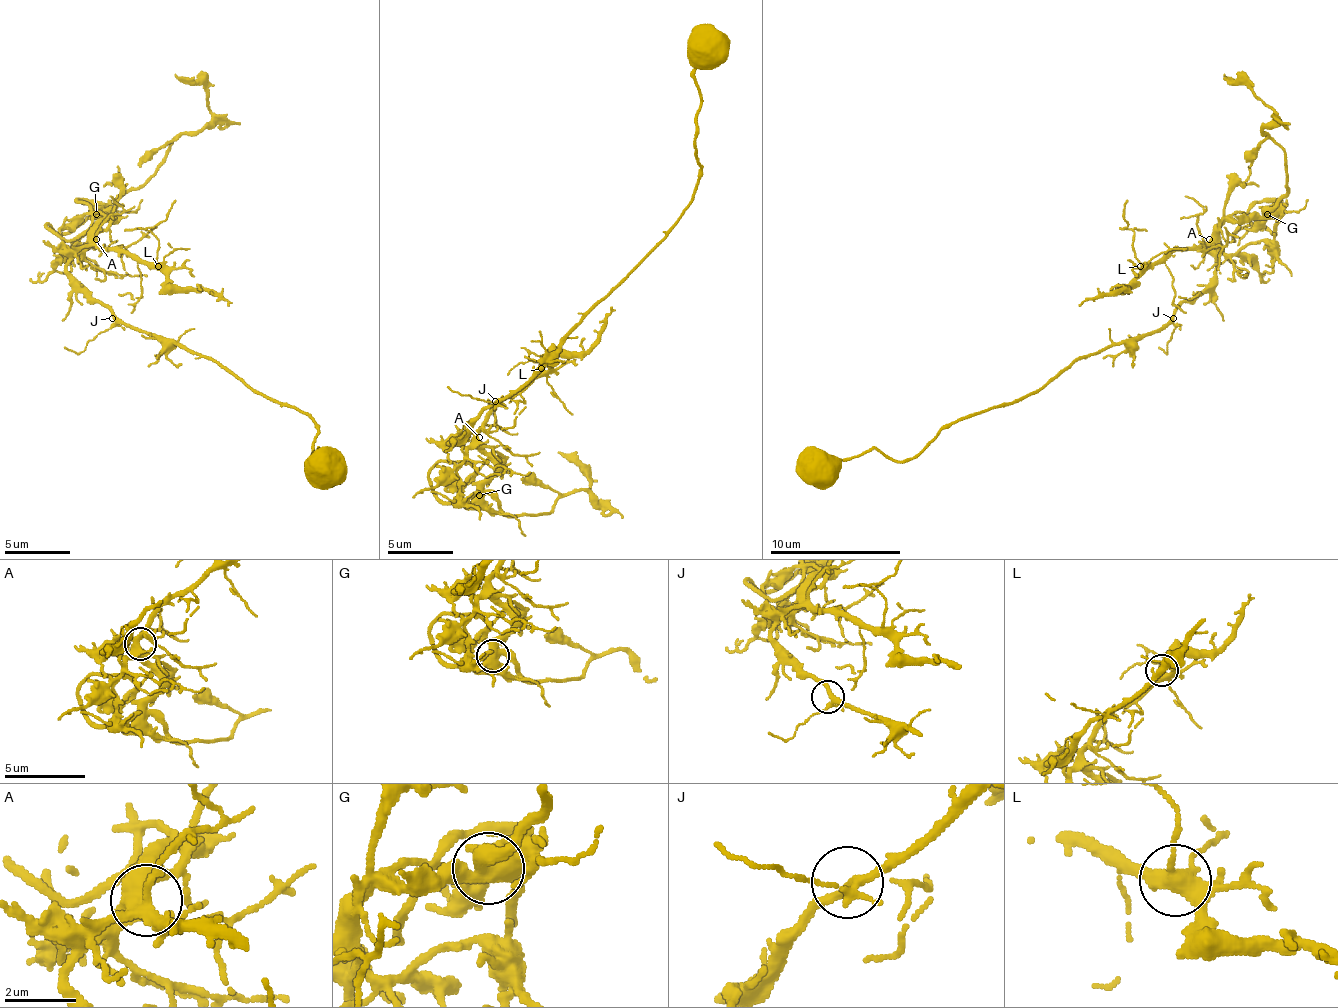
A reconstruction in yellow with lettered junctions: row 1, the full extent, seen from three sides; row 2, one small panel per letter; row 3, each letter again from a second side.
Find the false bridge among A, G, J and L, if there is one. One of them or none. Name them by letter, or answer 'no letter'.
no letter

